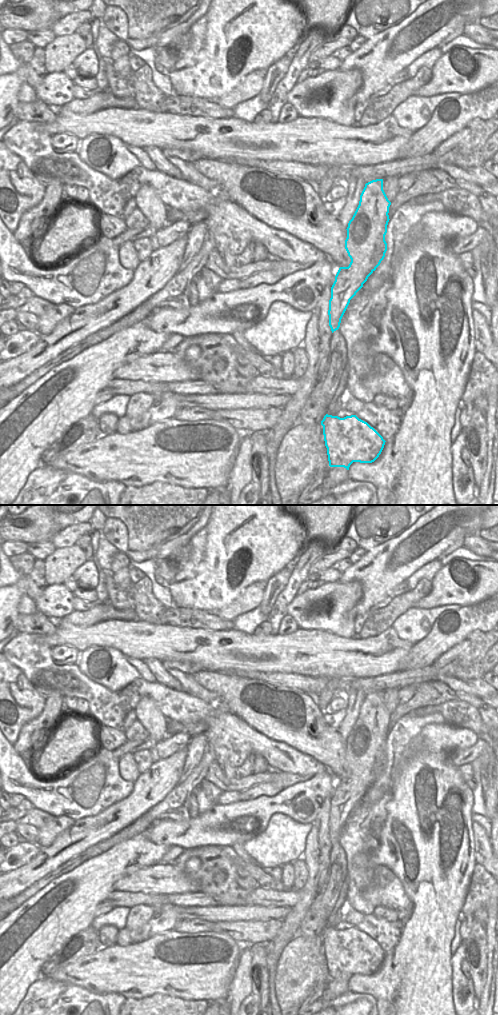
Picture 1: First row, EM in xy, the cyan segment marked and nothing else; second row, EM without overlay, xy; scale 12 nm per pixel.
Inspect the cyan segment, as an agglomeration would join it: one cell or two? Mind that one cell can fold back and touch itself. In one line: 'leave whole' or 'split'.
split

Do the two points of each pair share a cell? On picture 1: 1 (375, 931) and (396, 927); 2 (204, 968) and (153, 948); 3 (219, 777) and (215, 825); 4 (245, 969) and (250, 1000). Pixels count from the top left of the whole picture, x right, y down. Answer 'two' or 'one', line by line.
1: one
2: one
3: two
4: two

